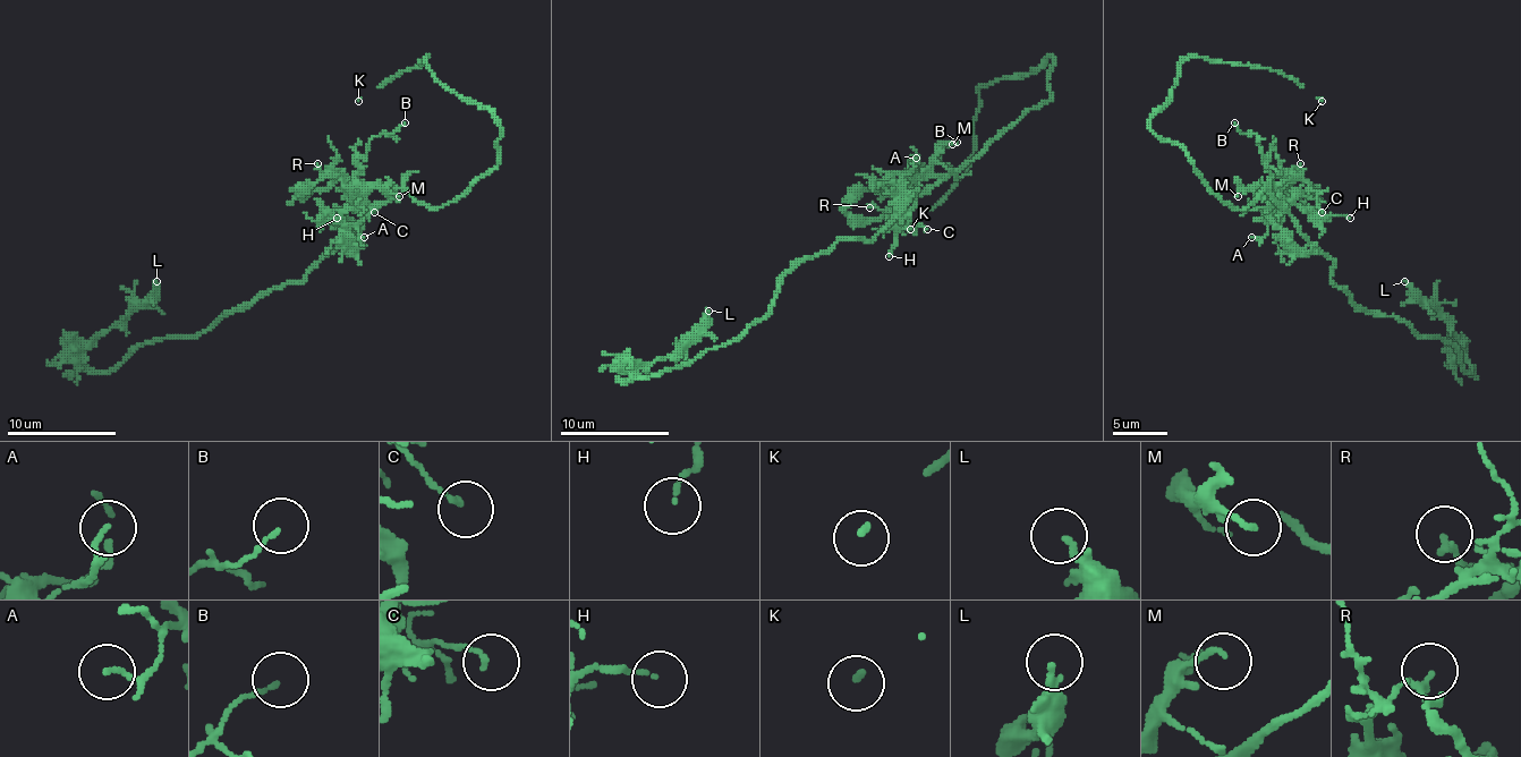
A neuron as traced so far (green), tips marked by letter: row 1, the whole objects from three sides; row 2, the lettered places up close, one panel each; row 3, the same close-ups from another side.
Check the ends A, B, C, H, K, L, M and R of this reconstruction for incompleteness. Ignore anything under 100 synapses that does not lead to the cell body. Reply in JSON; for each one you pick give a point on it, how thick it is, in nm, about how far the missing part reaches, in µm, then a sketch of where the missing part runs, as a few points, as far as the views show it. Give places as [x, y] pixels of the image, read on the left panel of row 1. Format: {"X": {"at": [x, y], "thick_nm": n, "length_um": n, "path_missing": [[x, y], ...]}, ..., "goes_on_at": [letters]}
{"K": {"at": [358, 101], "thick_nm": 140, "length_um": 8, "path_missing": [[358, 101], [337, 115], [317, 136], [320, 128]]}, "goes_on_at": ["K"]}

